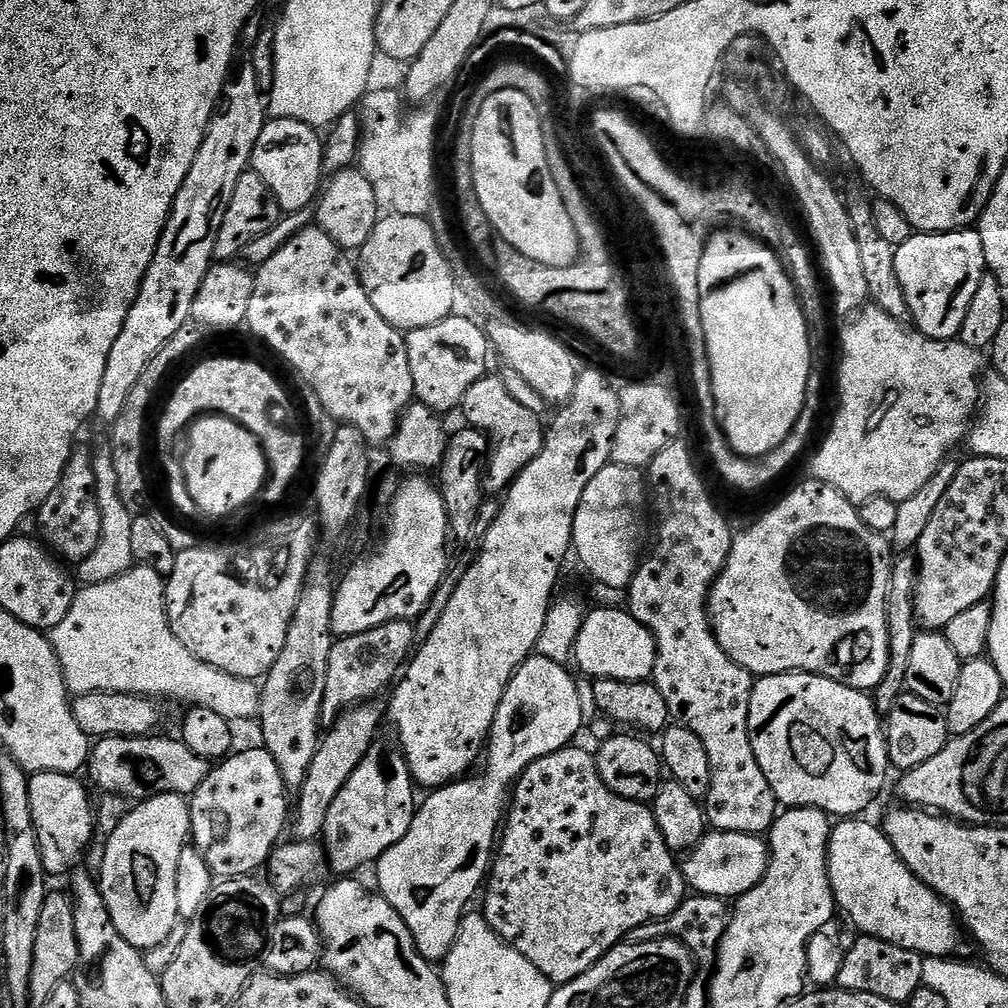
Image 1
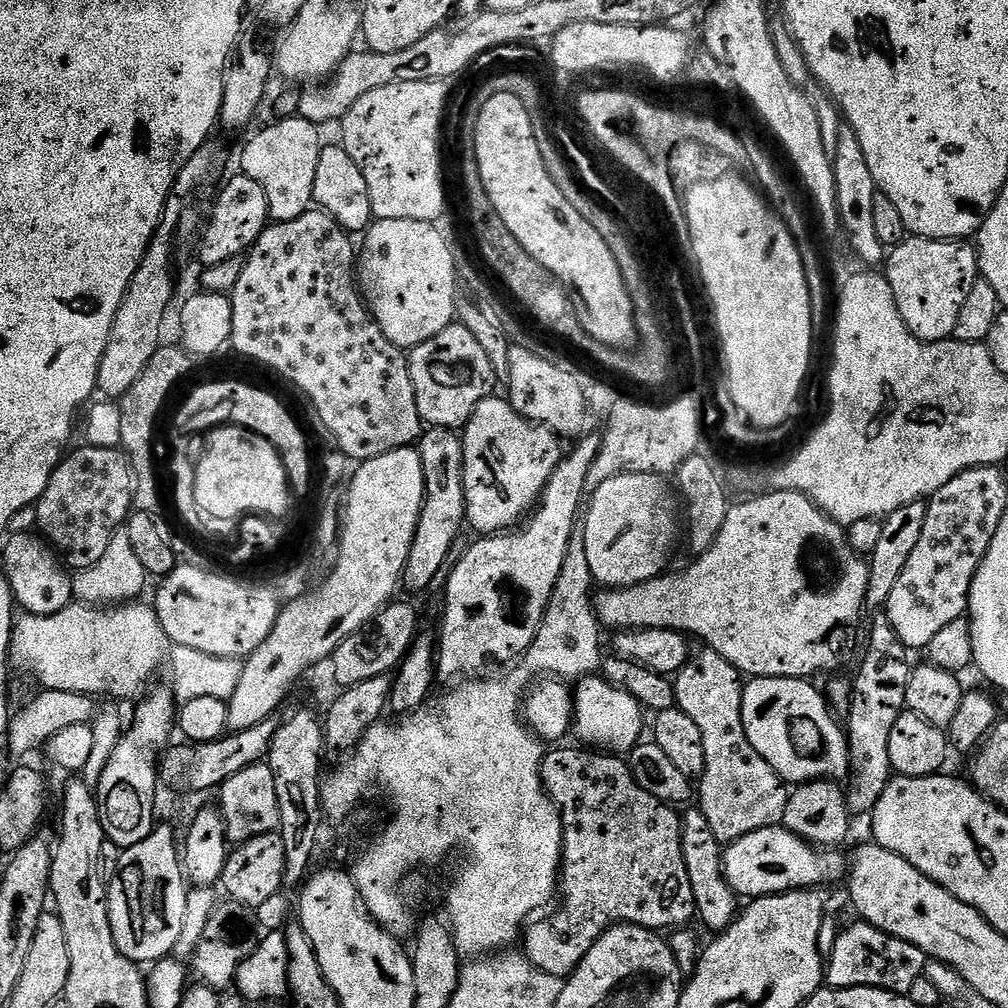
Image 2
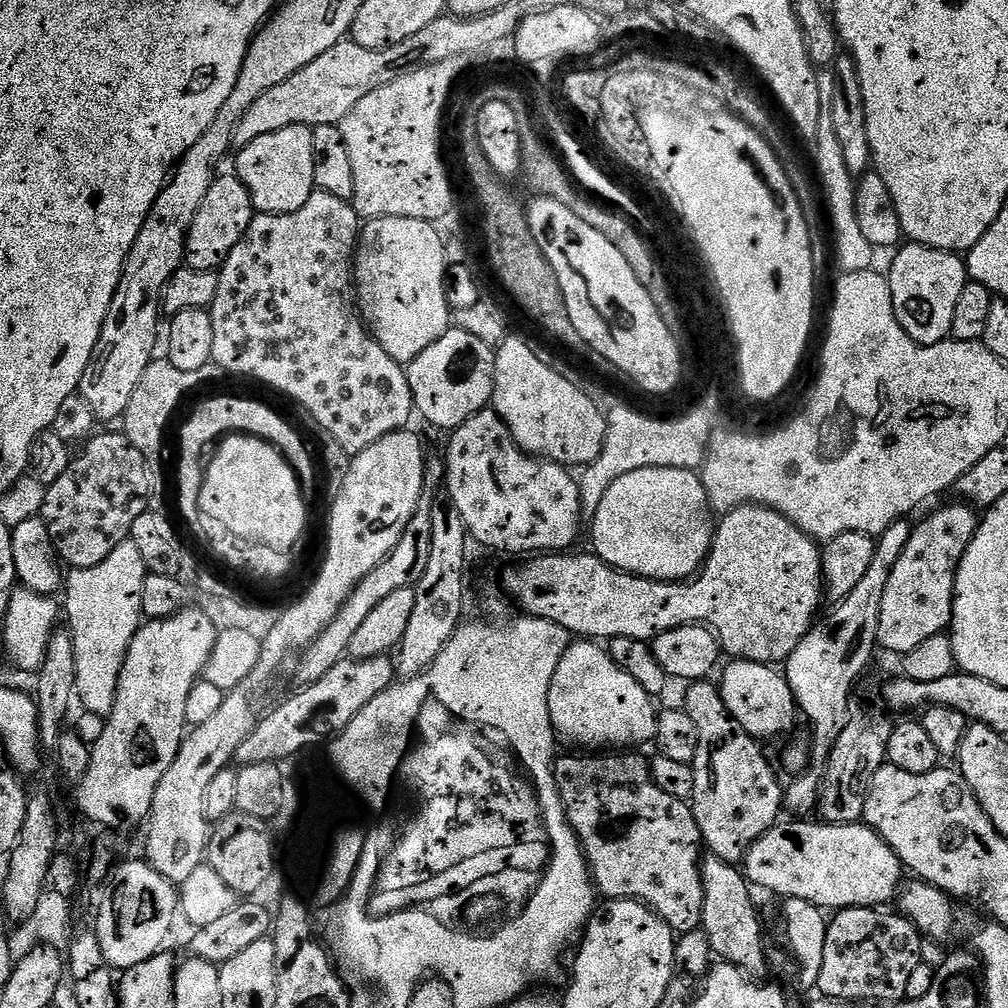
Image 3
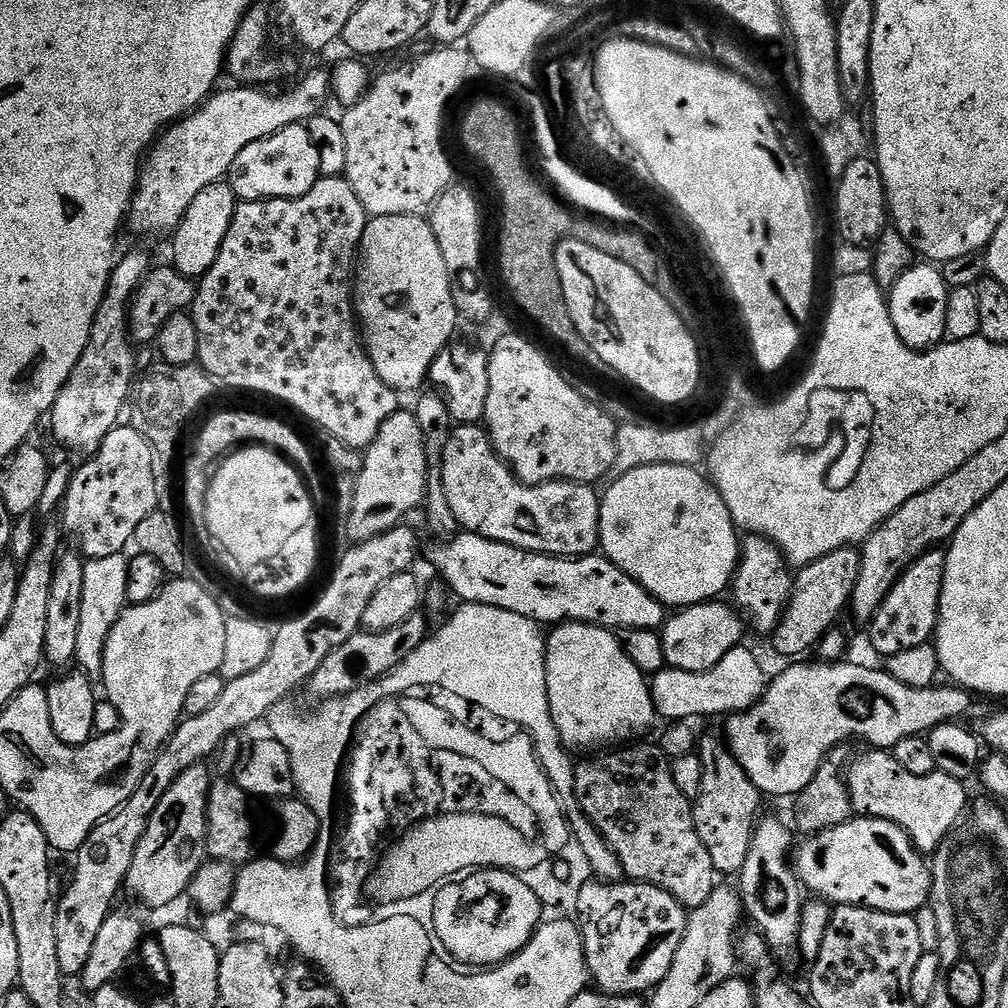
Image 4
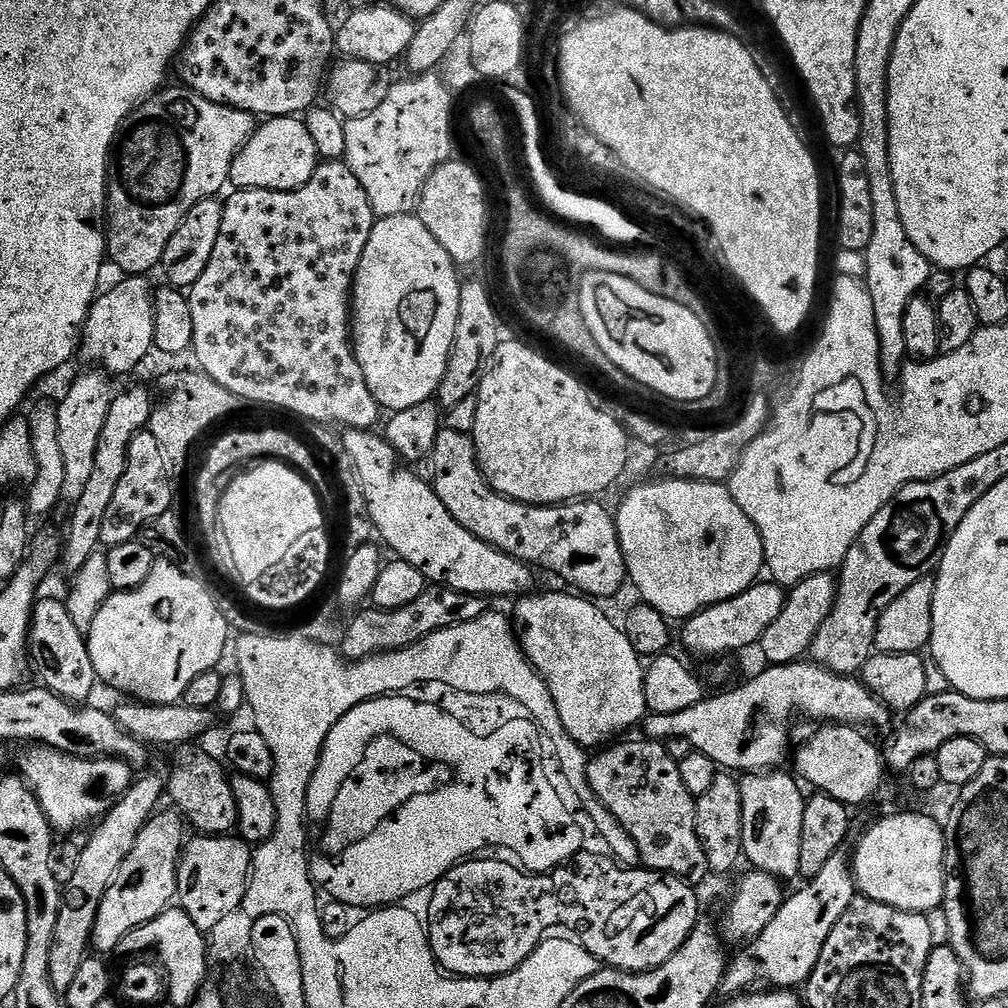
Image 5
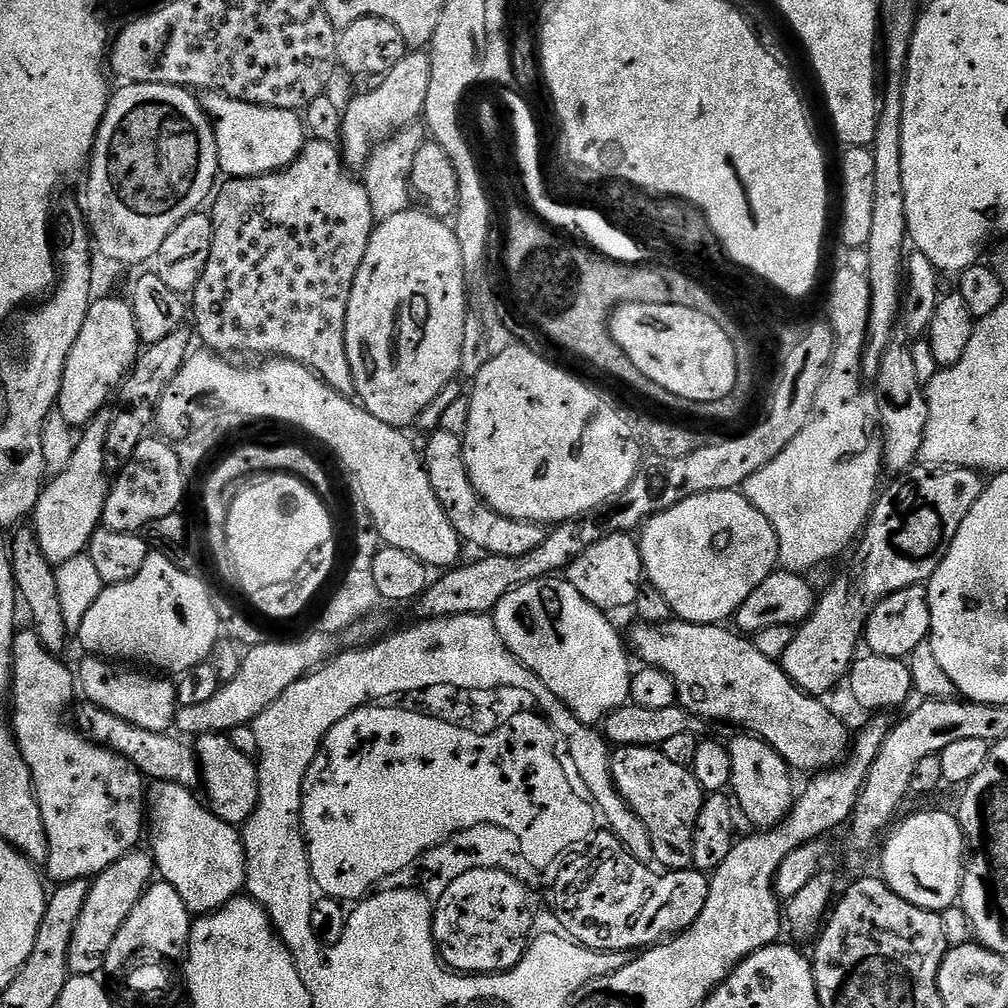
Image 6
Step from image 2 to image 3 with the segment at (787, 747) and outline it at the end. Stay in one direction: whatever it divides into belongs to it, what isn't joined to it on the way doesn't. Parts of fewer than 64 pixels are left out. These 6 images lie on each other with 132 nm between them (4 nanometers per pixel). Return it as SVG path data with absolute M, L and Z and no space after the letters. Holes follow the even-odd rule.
M733 659L731 663L724 672L724 681L719 681L718 687L720 697L726 702L730 714L740 723L742 730L761 742L790 731L796 724L796 716L798 720L798 709L783 671L771 664L749 660Z

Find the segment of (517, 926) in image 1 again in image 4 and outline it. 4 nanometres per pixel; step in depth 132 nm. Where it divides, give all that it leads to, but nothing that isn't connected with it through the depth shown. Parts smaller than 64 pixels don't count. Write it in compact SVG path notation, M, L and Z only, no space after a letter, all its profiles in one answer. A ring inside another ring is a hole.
M636 742L631 746L624 746L619 750L612 750L616 752L610 753L609 756L596 754L593 755L596 756L593 760L584 760L581 764L579 761L575 765L576 777L574 778L576 800L580 803L580 810L584 813L585 818L593 824L596 831L599 832L600 837L608 843L608 846L615 850L618 862L622 862L622 870L629 881L637 884L653 884L654 886L658 886L671 894L686 910L691 910L702 906L702 902L706 902L706 898L710 898L710 894L714 894L714 890L718 887L718 873L714 870L714 861L710 858L710 853L707 852L706 846L702 846L702 838L698 838L698 830L694 826L694 814L692 813L693 801L687 800L682 794L682 790L678 790L678 785L674 782L670 757L655 743L640 743L644 742Z

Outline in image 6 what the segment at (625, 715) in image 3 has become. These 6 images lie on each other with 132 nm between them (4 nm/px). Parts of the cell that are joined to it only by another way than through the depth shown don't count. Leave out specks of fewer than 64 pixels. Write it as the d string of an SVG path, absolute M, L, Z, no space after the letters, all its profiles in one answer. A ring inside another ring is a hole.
M545 578L523 584L498 602L494 619L502 642L534 675L557 696L568 709L589 726L599 725L615 708L622 708L630 700L630 682L634 671L628 665L629 649L620 641L616 628L601 609L595 608L566 578Z

